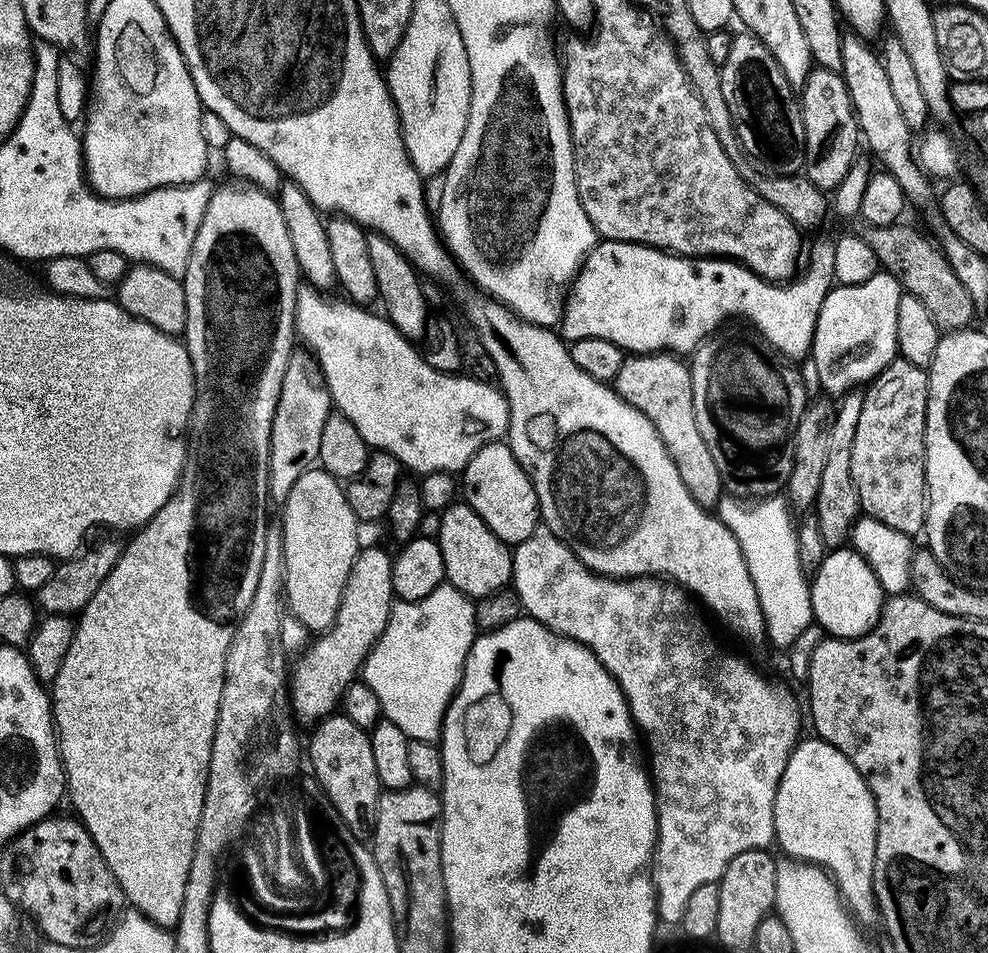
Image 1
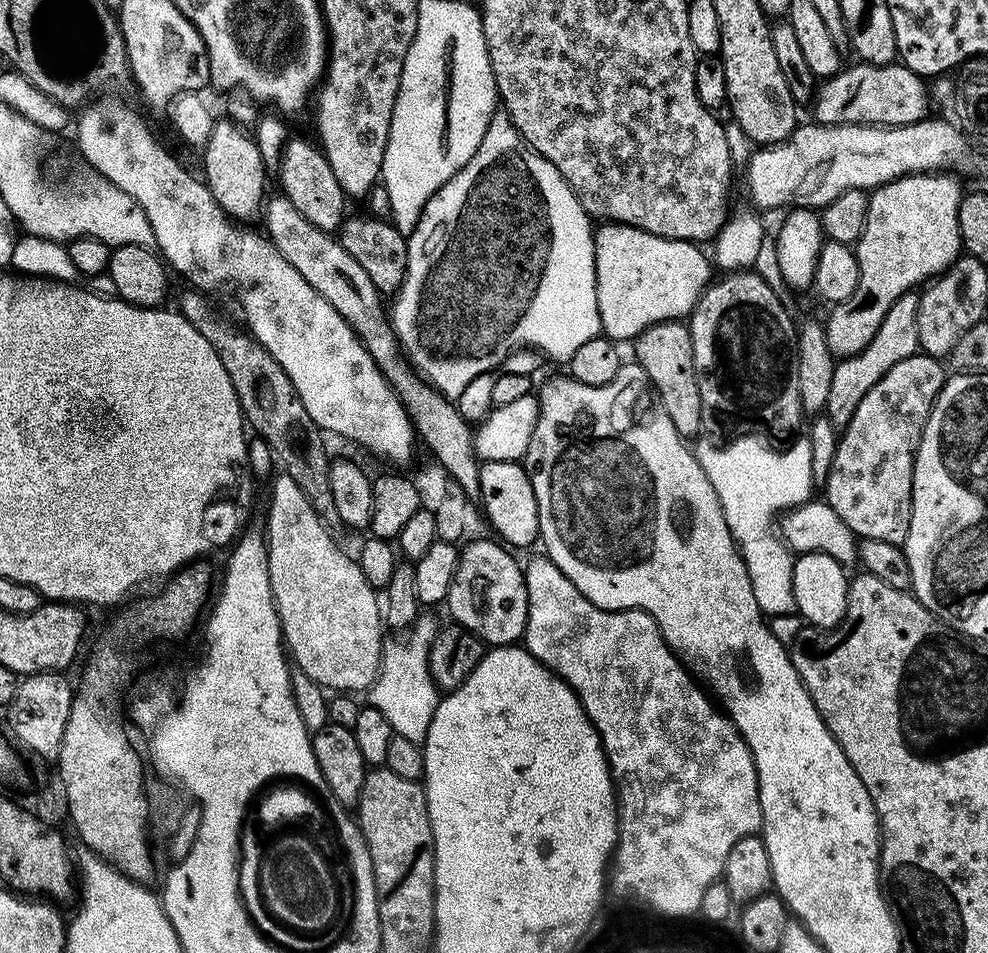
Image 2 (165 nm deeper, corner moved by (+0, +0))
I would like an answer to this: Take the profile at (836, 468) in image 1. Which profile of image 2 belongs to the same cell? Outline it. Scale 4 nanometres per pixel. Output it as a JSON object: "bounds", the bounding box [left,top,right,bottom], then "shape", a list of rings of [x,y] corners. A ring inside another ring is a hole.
{"bounds":[824,294,920,428],"shape":[[[907,294],[894,302],[881,325],[878,326],[873,340],[861,350],[860,354],[841,359],[837,363],[834,377],[831,378],[829,397],[824,411],[836,428],[843,428],[848,424],[862,398],[882,379],[886,370],[890,370],[890,366],[917,355],[920,348],[920,339],[916,329],[917,301],[915,295]]]}

